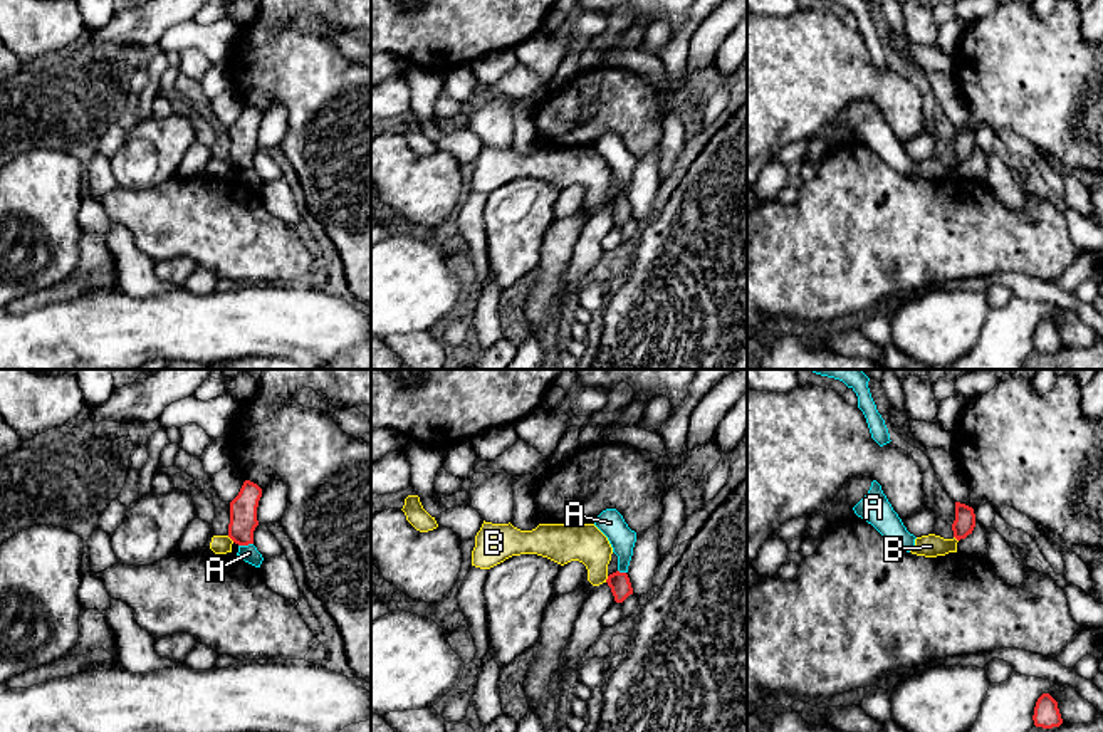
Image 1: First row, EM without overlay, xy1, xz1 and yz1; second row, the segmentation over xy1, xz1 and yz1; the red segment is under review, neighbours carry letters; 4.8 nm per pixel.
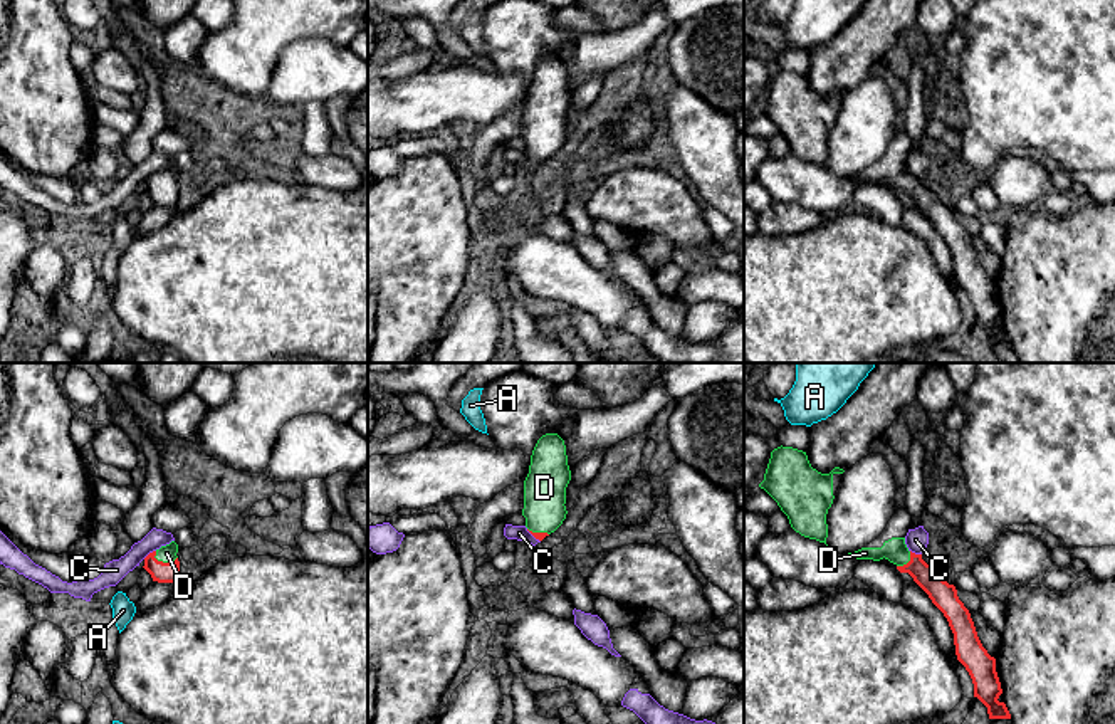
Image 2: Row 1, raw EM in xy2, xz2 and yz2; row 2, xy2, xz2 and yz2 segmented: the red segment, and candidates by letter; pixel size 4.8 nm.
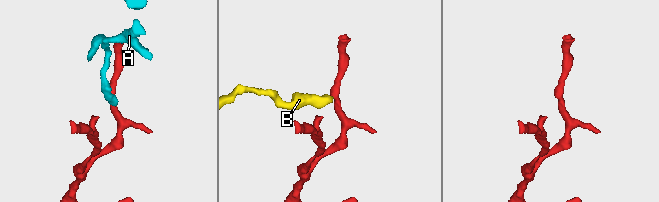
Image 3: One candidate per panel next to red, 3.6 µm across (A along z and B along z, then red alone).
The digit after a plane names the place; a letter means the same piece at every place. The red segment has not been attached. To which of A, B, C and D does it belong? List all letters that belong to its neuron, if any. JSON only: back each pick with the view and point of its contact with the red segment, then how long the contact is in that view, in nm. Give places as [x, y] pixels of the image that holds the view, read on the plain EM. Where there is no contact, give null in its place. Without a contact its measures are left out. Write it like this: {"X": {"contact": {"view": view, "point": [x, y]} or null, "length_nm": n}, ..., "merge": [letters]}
{"D": {"contact": {"view": "xy2", "point": [165, 187]}, "length_nm": 120}, "merge": ["D"]}

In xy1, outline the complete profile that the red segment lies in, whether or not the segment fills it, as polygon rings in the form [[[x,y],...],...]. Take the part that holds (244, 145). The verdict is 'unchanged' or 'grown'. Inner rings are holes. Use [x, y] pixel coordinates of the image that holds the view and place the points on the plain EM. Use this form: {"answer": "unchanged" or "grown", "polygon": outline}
{"answer": "unchanged", "polygon": [[[245,104],[238,119],[230,126],[228,161],[238,170],[254,168],[254,154],[259,149],[257,131],[262,112]]]}

